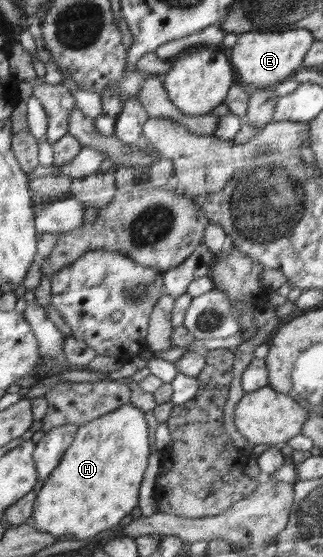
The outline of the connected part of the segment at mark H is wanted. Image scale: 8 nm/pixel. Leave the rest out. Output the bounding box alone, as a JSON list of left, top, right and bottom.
[30,403,148,541]

